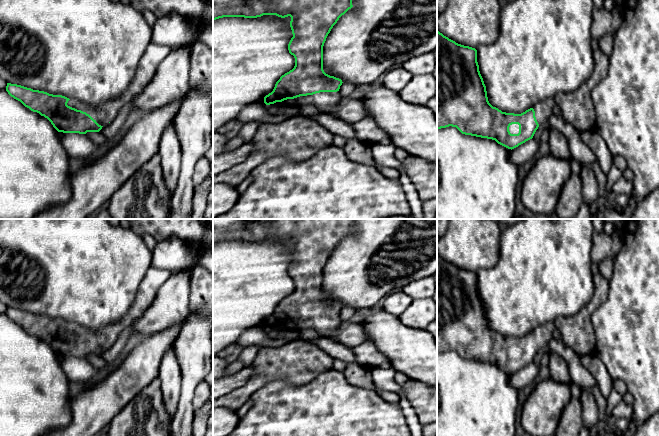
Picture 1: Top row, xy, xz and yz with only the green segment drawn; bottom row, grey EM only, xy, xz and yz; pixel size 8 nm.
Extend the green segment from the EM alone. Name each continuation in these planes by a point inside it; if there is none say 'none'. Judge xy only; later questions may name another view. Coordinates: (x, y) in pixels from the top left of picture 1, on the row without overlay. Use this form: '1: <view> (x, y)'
1: xy (154, 278)

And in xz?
1: xz (324, 325)

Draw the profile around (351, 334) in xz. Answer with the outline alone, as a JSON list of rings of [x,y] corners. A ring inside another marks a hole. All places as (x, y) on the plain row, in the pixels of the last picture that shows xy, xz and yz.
[[[345,321],[342,322],[336,332],[327,336],[327,338],[352,348],[366,342],[368,336],[362,322]]]

